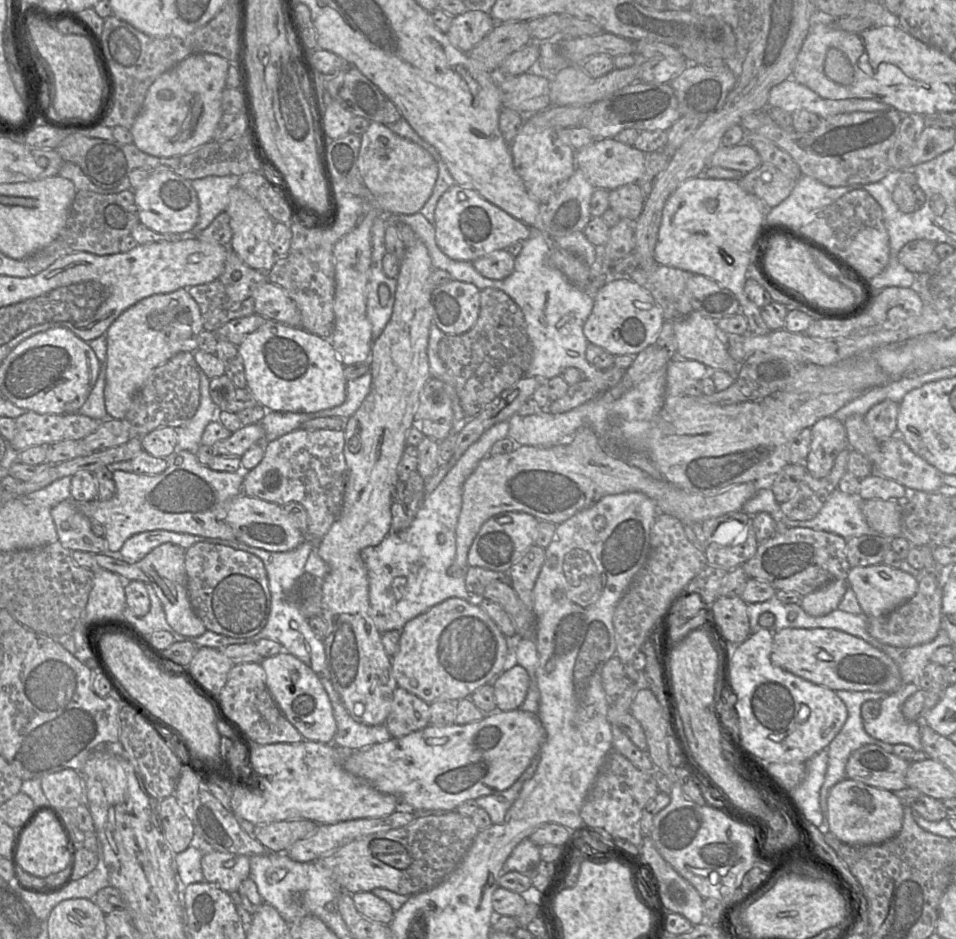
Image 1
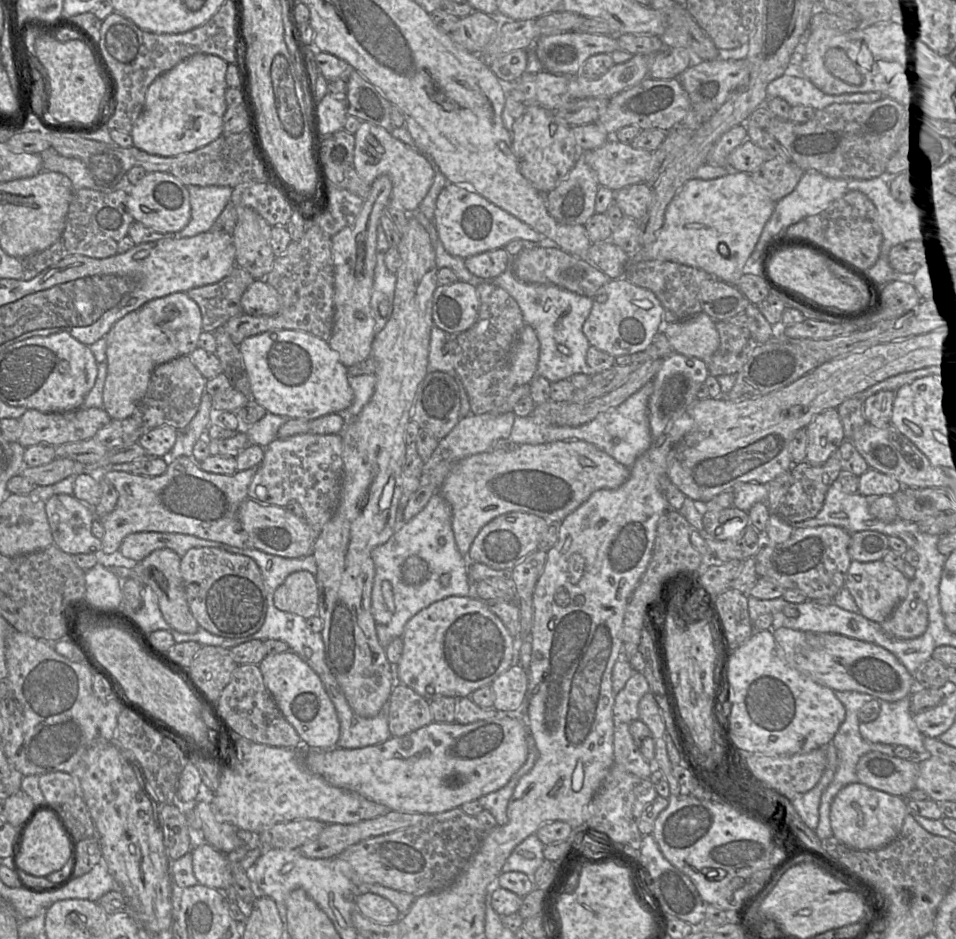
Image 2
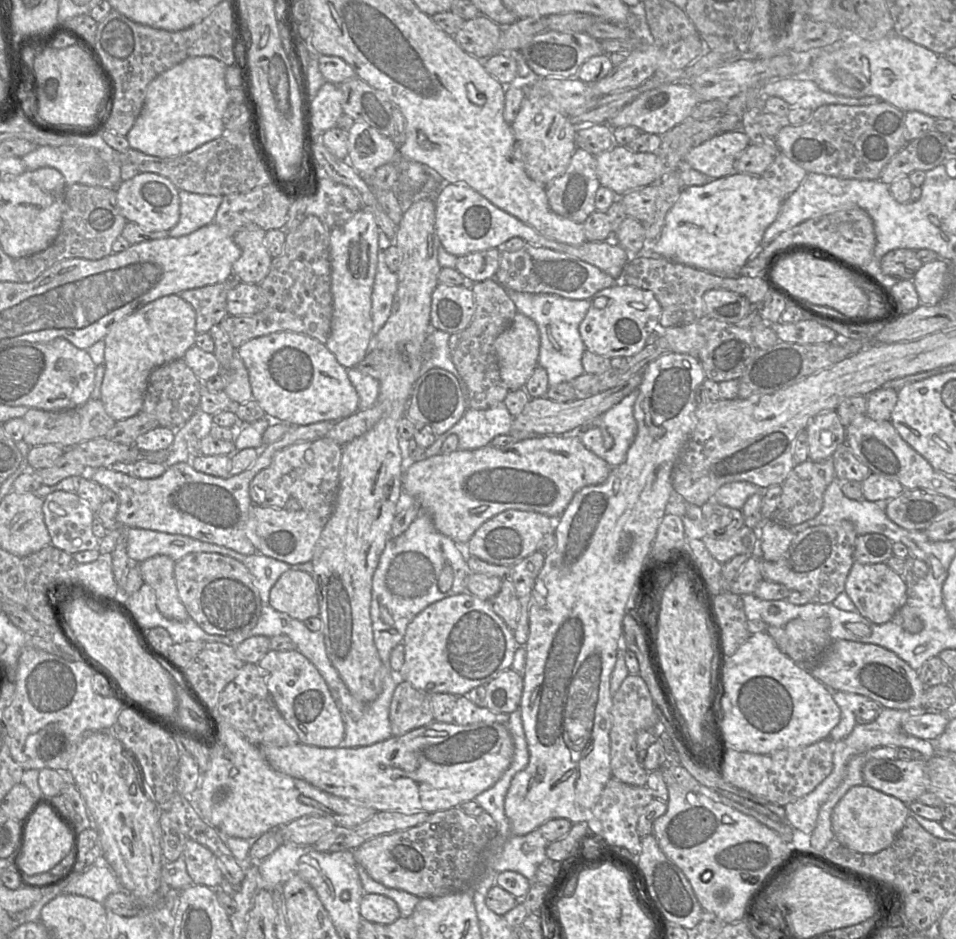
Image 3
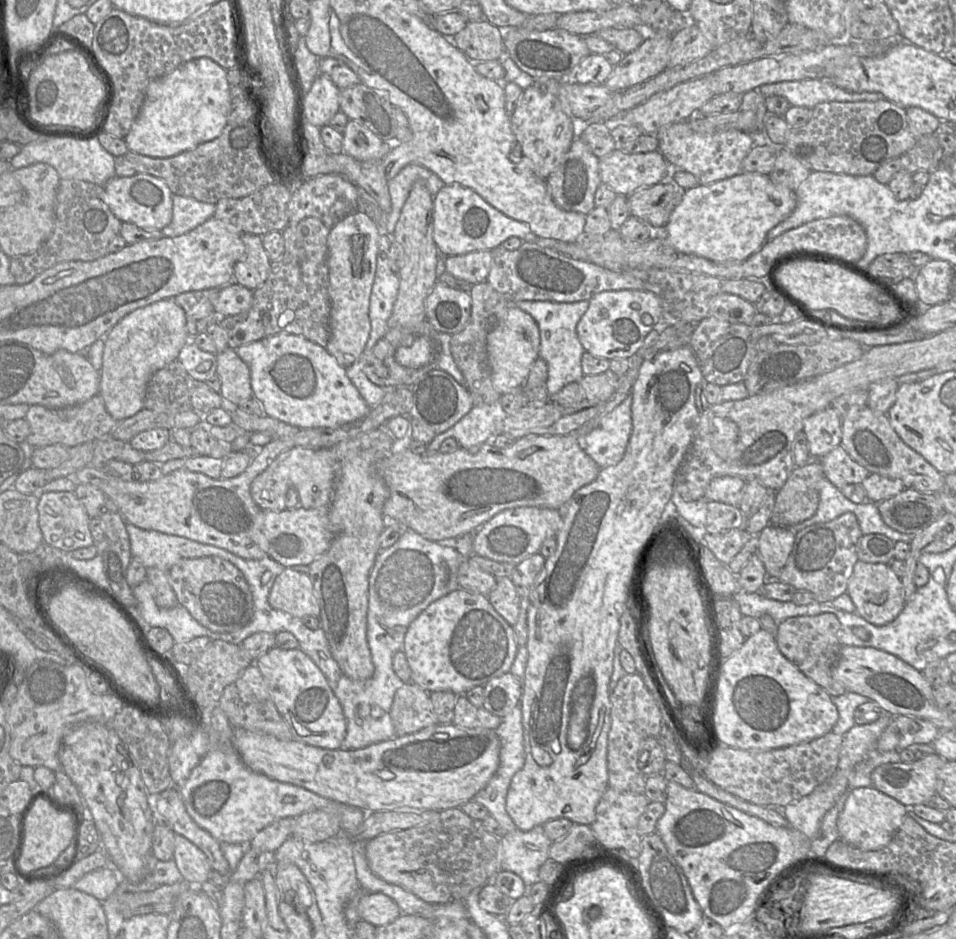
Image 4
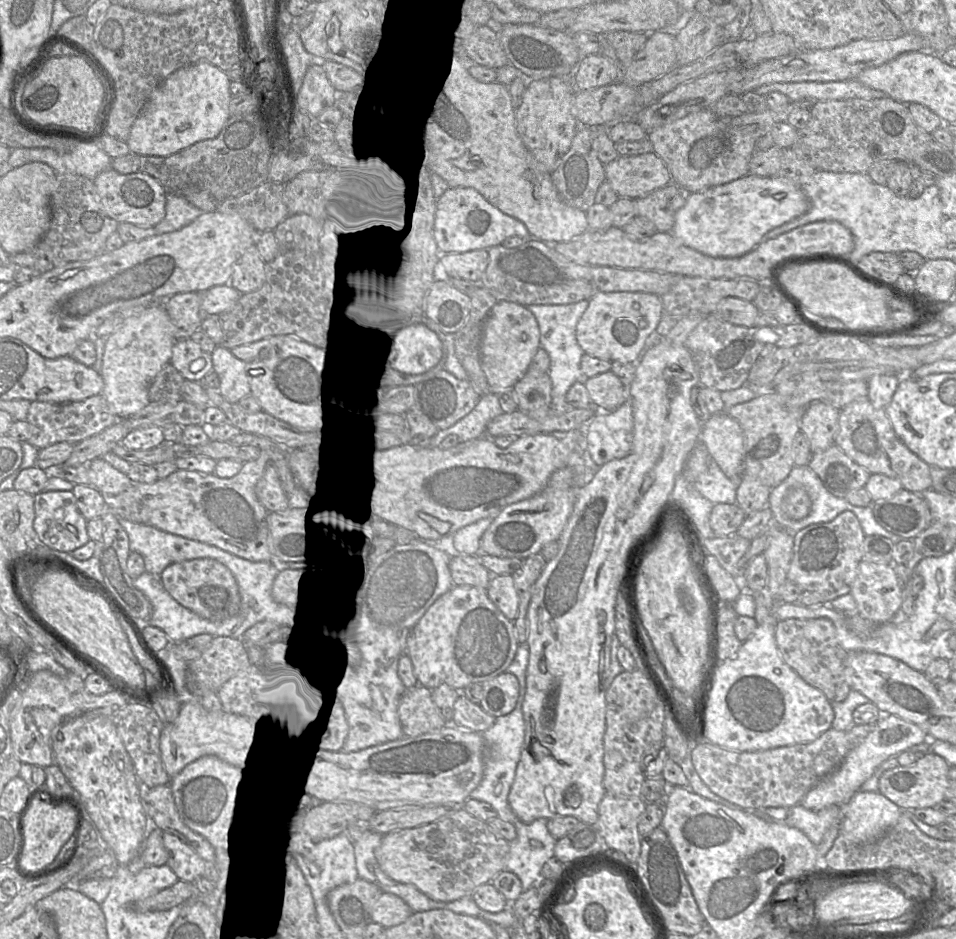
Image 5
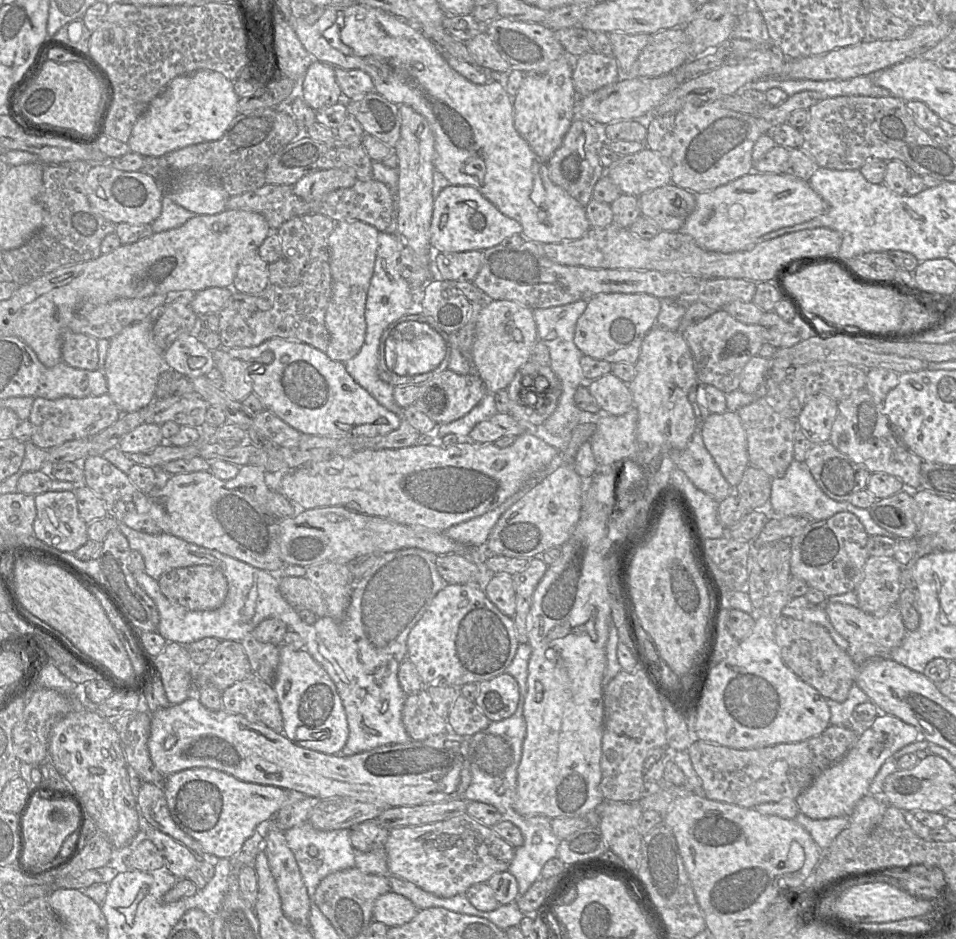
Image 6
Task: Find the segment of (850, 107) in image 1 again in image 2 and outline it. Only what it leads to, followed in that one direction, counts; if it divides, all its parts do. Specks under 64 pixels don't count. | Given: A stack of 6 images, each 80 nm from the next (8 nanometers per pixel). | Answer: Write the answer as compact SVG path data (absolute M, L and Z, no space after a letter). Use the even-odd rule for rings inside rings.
M783 75L772 81L766 89L768 98L781 98L791 107L807 106L821 110L832 104L874 103L881 99L878 92L828 95L819 90L805 77Z

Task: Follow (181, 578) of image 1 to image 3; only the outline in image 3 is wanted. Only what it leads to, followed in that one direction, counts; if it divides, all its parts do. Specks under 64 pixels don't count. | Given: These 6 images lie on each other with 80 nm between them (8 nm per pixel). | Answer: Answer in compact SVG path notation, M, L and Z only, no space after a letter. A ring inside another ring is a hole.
M157 555L139 564L144 583L148 584L156 596L159 612L167 619L184 621L189 618L182 604L175 582L175 563L165 555Z

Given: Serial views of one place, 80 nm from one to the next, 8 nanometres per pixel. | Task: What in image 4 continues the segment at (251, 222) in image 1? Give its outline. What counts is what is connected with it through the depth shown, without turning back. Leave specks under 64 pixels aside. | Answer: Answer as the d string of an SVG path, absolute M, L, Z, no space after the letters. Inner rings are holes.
M242 233L245 255L234 265L234 280L238 284L256 290L267 279L270 260L262 244L262 236Z

